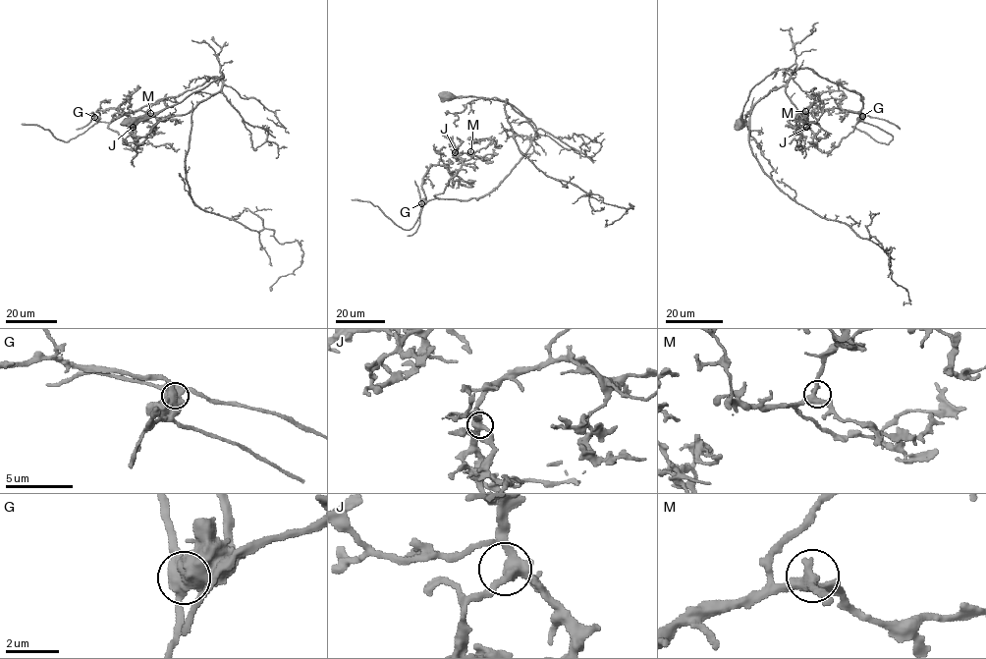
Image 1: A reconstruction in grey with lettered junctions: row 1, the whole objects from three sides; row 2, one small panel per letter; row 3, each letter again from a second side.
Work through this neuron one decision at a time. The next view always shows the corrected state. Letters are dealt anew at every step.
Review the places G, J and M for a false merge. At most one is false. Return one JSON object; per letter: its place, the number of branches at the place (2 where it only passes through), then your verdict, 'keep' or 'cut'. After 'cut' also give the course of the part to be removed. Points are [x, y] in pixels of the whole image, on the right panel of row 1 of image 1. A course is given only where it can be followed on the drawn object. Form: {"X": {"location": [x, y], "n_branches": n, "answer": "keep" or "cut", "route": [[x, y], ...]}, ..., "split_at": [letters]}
{"G": {"location": [862, 116], "n_branches": 3, "answer": "cut", "route": [[863, 116], [887, 120], [899, 129]]}, "J": {"location": [806, 127], "n_branches": 3, "answer": "keep"}, "M": {"location": [805, 111], "n_branches": 3, "answer": "keep"}, "split_at": ["G"]}

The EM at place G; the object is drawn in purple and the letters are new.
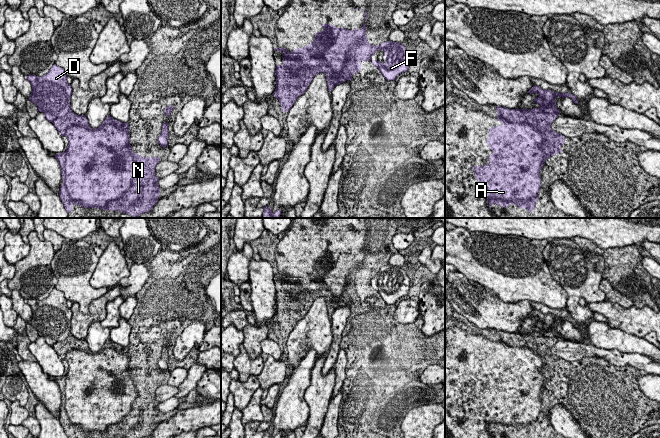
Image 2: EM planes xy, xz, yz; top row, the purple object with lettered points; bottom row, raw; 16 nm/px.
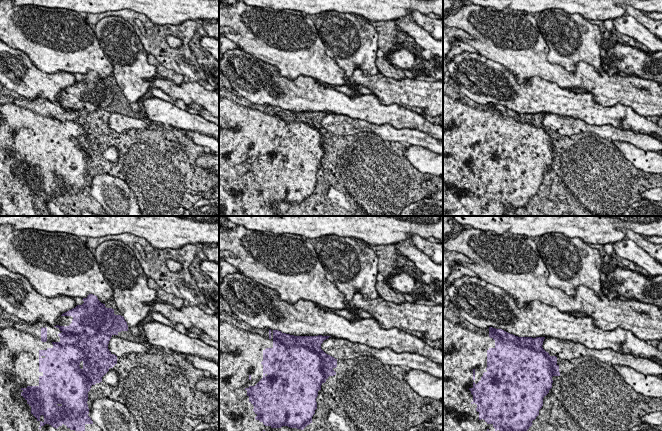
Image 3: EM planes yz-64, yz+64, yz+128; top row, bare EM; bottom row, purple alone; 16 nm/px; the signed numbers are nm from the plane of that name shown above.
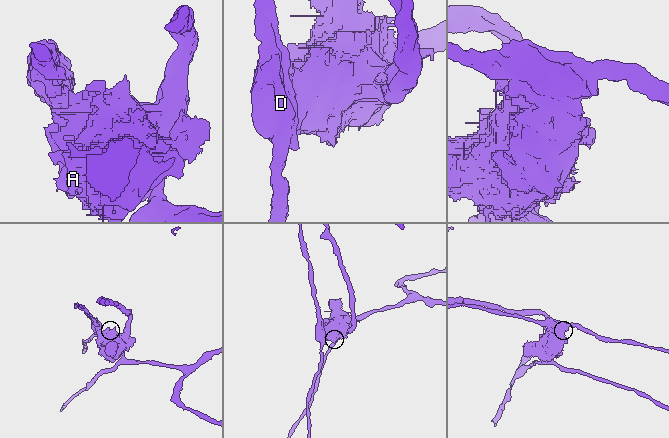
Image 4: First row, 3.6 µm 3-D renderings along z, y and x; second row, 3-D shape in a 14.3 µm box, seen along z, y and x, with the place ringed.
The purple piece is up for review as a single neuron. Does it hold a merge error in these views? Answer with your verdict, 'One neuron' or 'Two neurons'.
Two neurons

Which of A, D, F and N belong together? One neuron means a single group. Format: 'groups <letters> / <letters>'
groups A F N / D

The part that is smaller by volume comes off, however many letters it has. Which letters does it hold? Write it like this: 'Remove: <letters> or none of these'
Remove: D

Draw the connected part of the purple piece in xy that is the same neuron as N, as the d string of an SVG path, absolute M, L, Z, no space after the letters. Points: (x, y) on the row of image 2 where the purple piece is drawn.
M75 114L70 127L61 130L60 135L65 135L69 142L65 151L54 155L61 167L63 185L59 196L67 213L72 212L73 205L80 205L120 211L136 218L153 209L161 189L155 175L160 158L142 157L132 150L128 122L122 123L108 115L98 128L93 129L86 115Z

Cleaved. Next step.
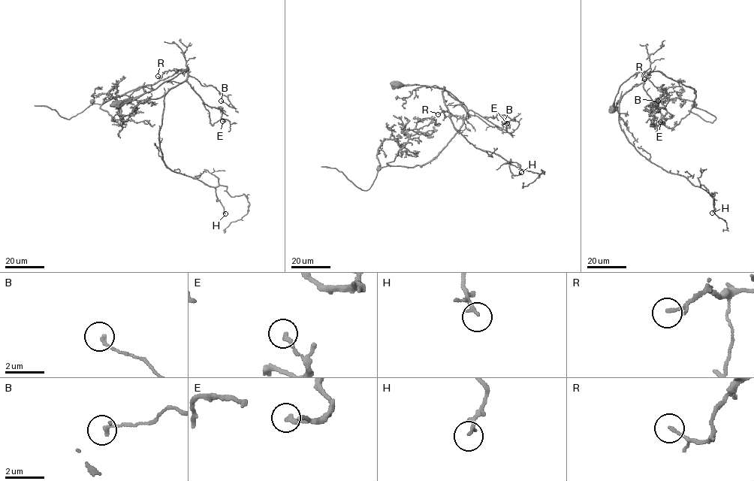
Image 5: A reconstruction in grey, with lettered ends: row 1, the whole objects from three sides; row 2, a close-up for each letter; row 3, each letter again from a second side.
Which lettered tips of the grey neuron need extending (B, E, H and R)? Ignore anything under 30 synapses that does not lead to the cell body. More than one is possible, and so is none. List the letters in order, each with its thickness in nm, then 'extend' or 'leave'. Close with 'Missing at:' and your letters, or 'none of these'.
B: calibre 170 nm; leave
E: calibre 200 nm; leave
H: calibre 110 nm; leave
R: calibre 150 nm; leave
Missing at: none of these

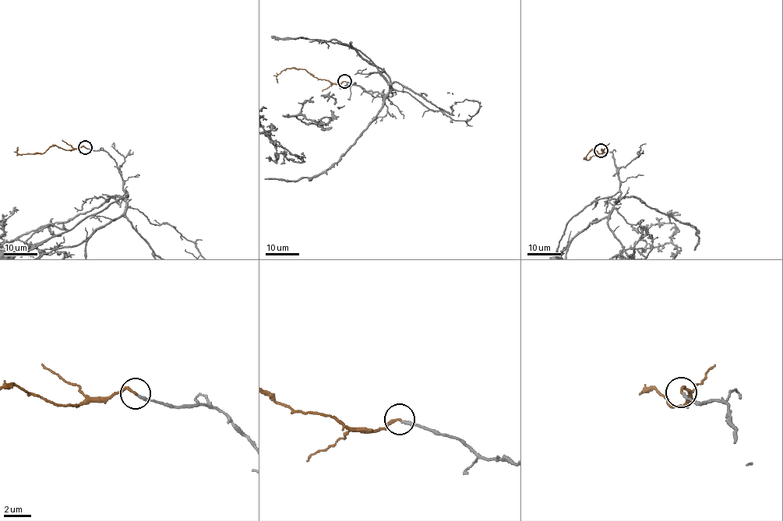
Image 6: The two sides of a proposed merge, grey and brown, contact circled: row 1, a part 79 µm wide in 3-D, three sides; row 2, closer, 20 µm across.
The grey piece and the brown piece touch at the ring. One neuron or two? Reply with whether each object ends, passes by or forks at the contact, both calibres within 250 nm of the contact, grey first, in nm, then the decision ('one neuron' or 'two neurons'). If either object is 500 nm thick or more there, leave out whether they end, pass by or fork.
grey ends | brown ends | 220/180 nm | one neuron

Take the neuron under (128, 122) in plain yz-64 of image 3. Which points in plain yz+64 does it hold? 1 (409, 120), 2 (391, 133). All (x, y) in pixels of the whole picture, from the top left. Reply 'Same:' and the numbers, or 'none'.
Same: 2

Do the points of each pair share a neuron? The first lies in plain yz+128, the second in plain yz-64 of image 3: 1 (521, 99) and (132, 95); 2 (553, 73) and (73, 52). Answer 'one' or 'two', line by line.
1: two
2: one

